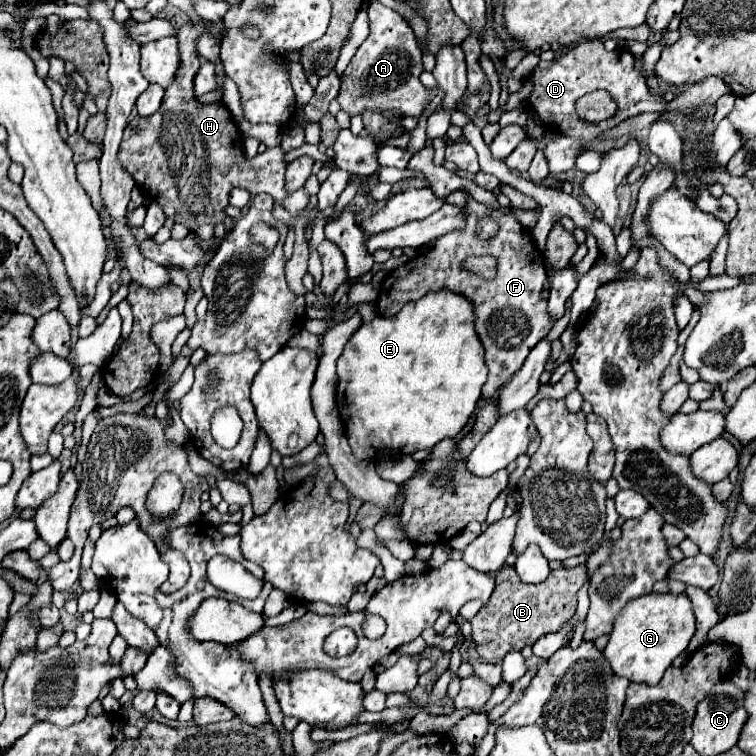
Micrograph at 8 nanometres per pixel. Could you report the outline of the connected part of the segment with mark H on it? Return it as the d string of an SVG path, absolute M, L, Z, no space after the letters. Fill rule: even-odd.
M209 21L203 23L185 23L179 27L179 51L183 69L179 69L179 77L175 77L175 85L165 89L163 105L159 113L153 117L133 117L123 133L121 149L117 159L135 179L143 193L149 195L151 201L161 205L167 217L175 223L181 223L195 231L199 225L209 223L215 225L219 221L227 221L223 209L229 205L227 197L233 187L247 189L251 194L267 193L274 199L272 214L275 219L283 221L295 231L295 247L293 257L285 266L285 277L289 288L295 295L304 296L305 289L302 278L307 273L309 249L303 237L305 223L309 213L317 207L317 197L309 199L309 205L297 215L291 217L282 206L282 201L288 196L285 187L285 172L287 164L281 147L267 149L256 155L256 161L245 157L243 149L243 133L239 131L233 115L223 103L199 103L193 95L193 79L195 71L199 71L199 53L197 39L207 29ZM258 158L261 160L259 161Z

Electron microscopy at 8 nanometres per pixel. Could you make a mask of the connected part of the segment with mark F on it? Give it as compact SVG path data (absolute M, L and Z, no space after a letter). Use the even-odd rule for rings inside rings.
M471 197L465 205L471 209L471 221L467 221L467 227L447 233L447 237L441 237L427 255L417 255L391 271L381 285L377 311L383 317L397 315L411 299L421 299L425 293L439 291L443 287L469 297L475 303L475 329L485 347L485 361L489 367L489 377L483 385L483 397L491 399L497 395L499 387L503 387L521 369L529 351L551 331L555 319L549 315L547 299L543 297L547 281L545 259L533 243L529 229L525 229L511 213L481 205ZM483 217L493 217L499 223L499 233L493 239L481 239L477 235L477 223ZM471 255L497 257L497 275L493 279L485 279L463 269L463 261Z

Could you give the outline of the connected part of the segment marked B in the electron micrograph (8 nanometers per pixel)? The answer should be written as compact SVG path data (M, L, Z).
M505 565L495 579L499 581L495 593L491 595L489 603L483 605L481 611L471 619L477 653L487 663L501 663L509 651L521 651L525 645L533 645L537 637L557 631L575 615L577 591L589 577L585 565L579 565L573 569L551 571L547 581L539 585L527 585L517 577L513 567Z

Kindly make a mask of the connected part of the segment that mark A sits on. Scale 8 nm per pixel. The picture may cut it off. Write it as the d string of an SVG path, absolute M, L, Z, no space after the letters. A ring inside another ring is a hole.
M371 1L367 13L371 33L347 65L341 77L337 101L341 109L349 115L361 115L363 111L381 113L393 109L403 117L419 117L425 107L435 99L437 89L427 89L419 81L421 49L415 41L413 29L399 13L381 5L379 1Z

